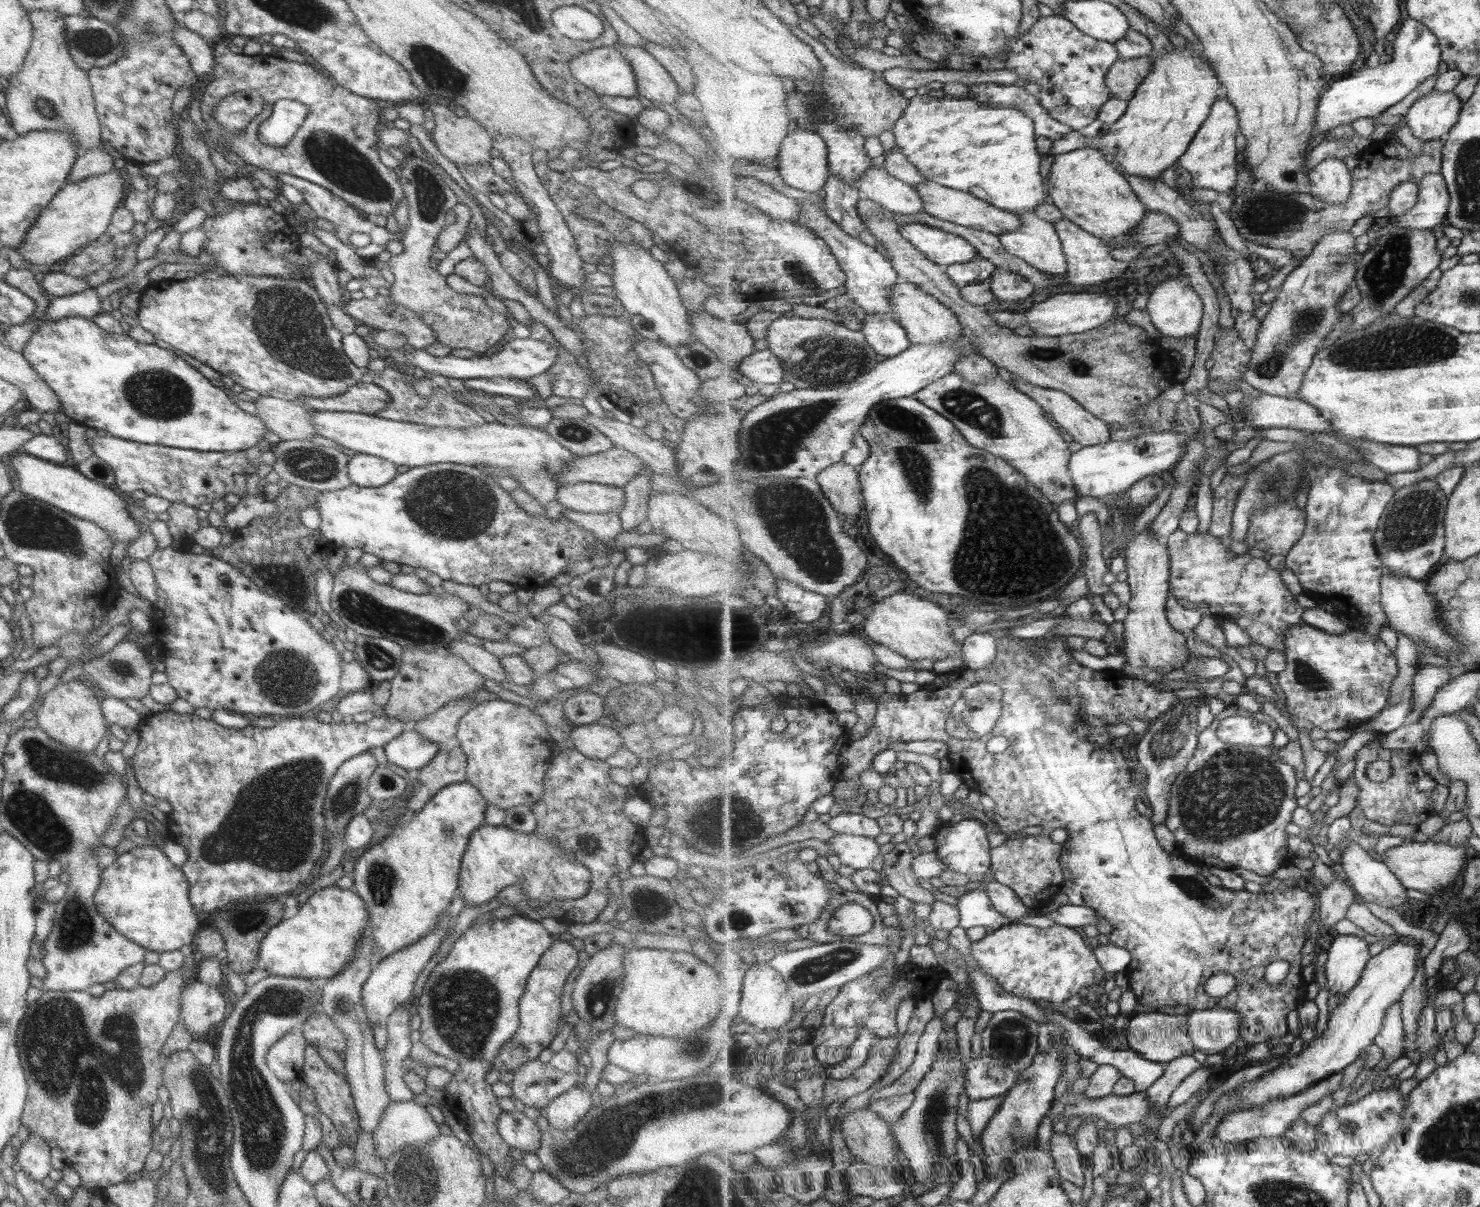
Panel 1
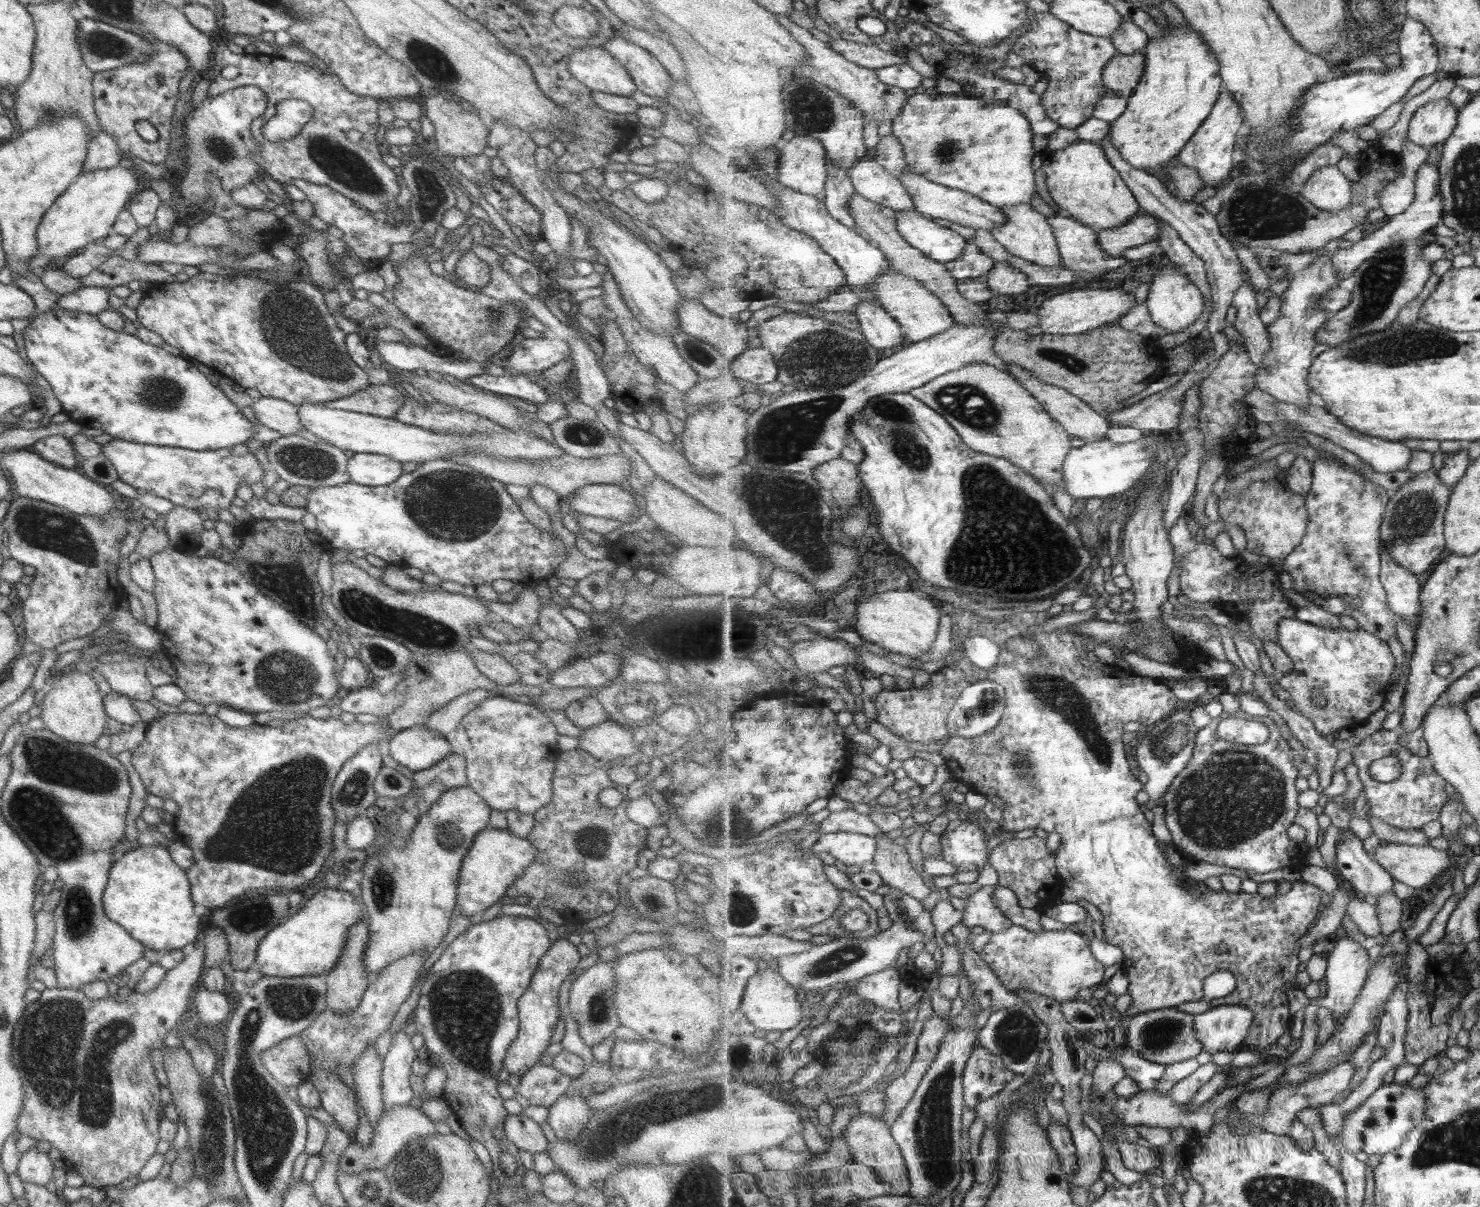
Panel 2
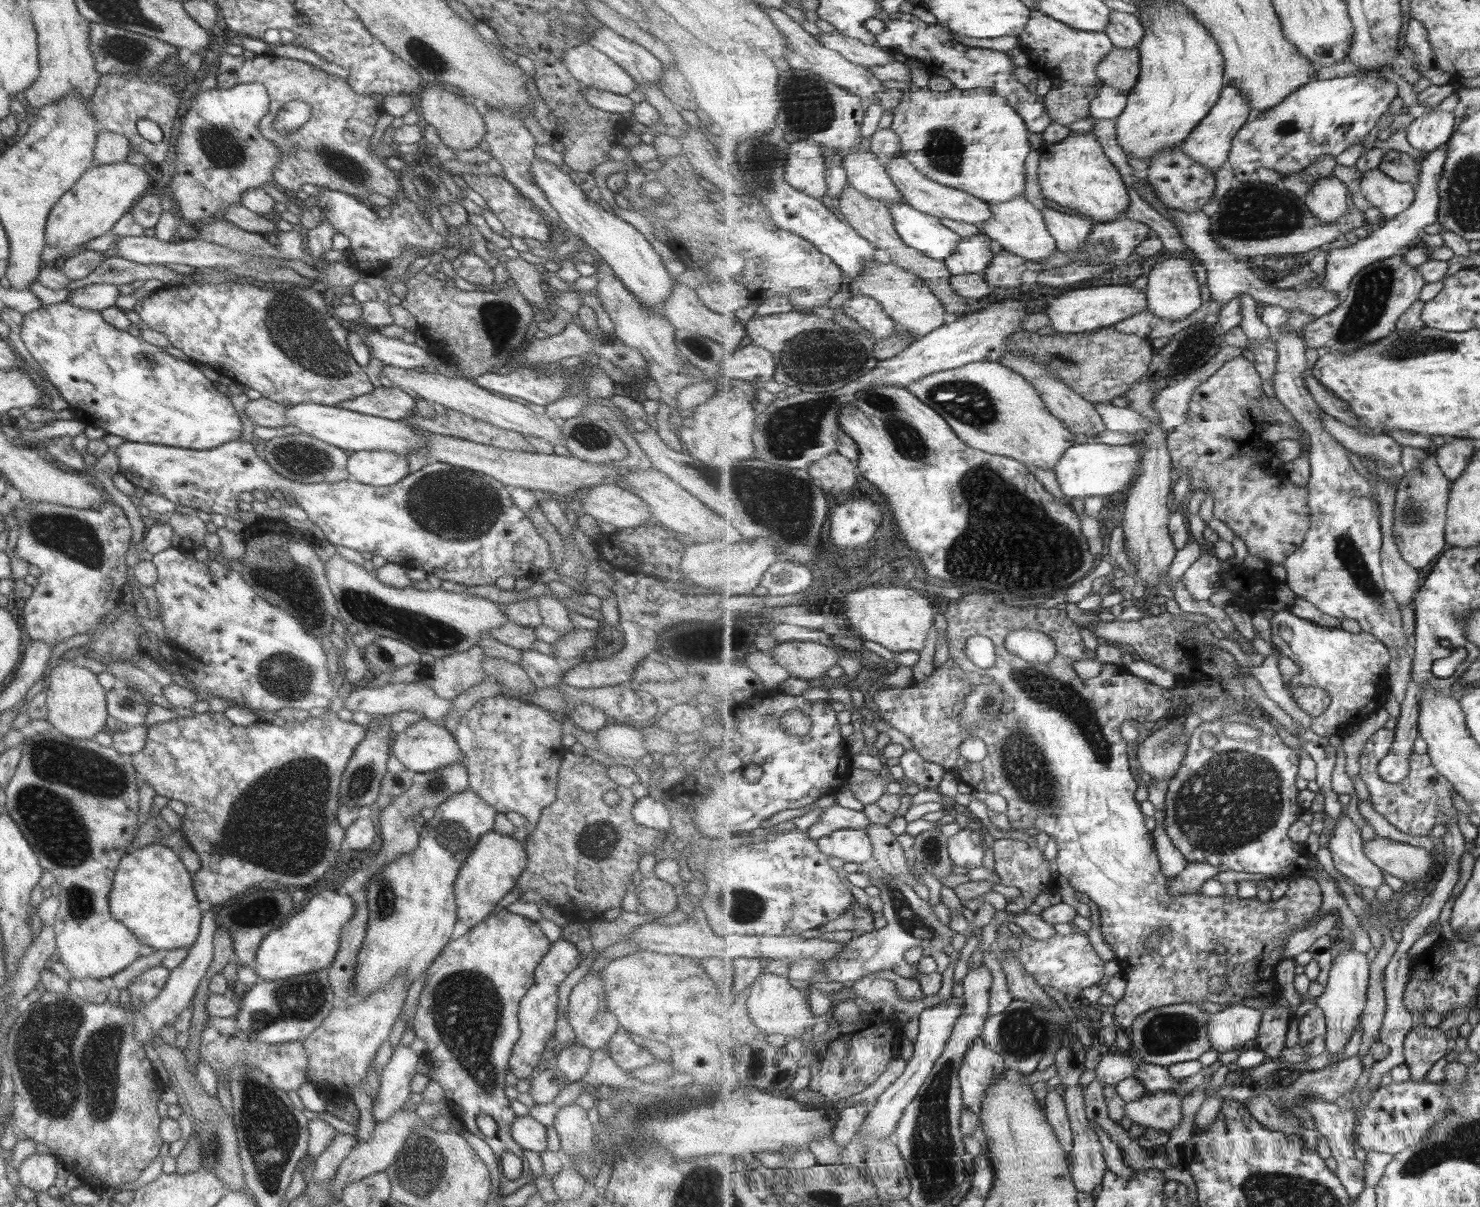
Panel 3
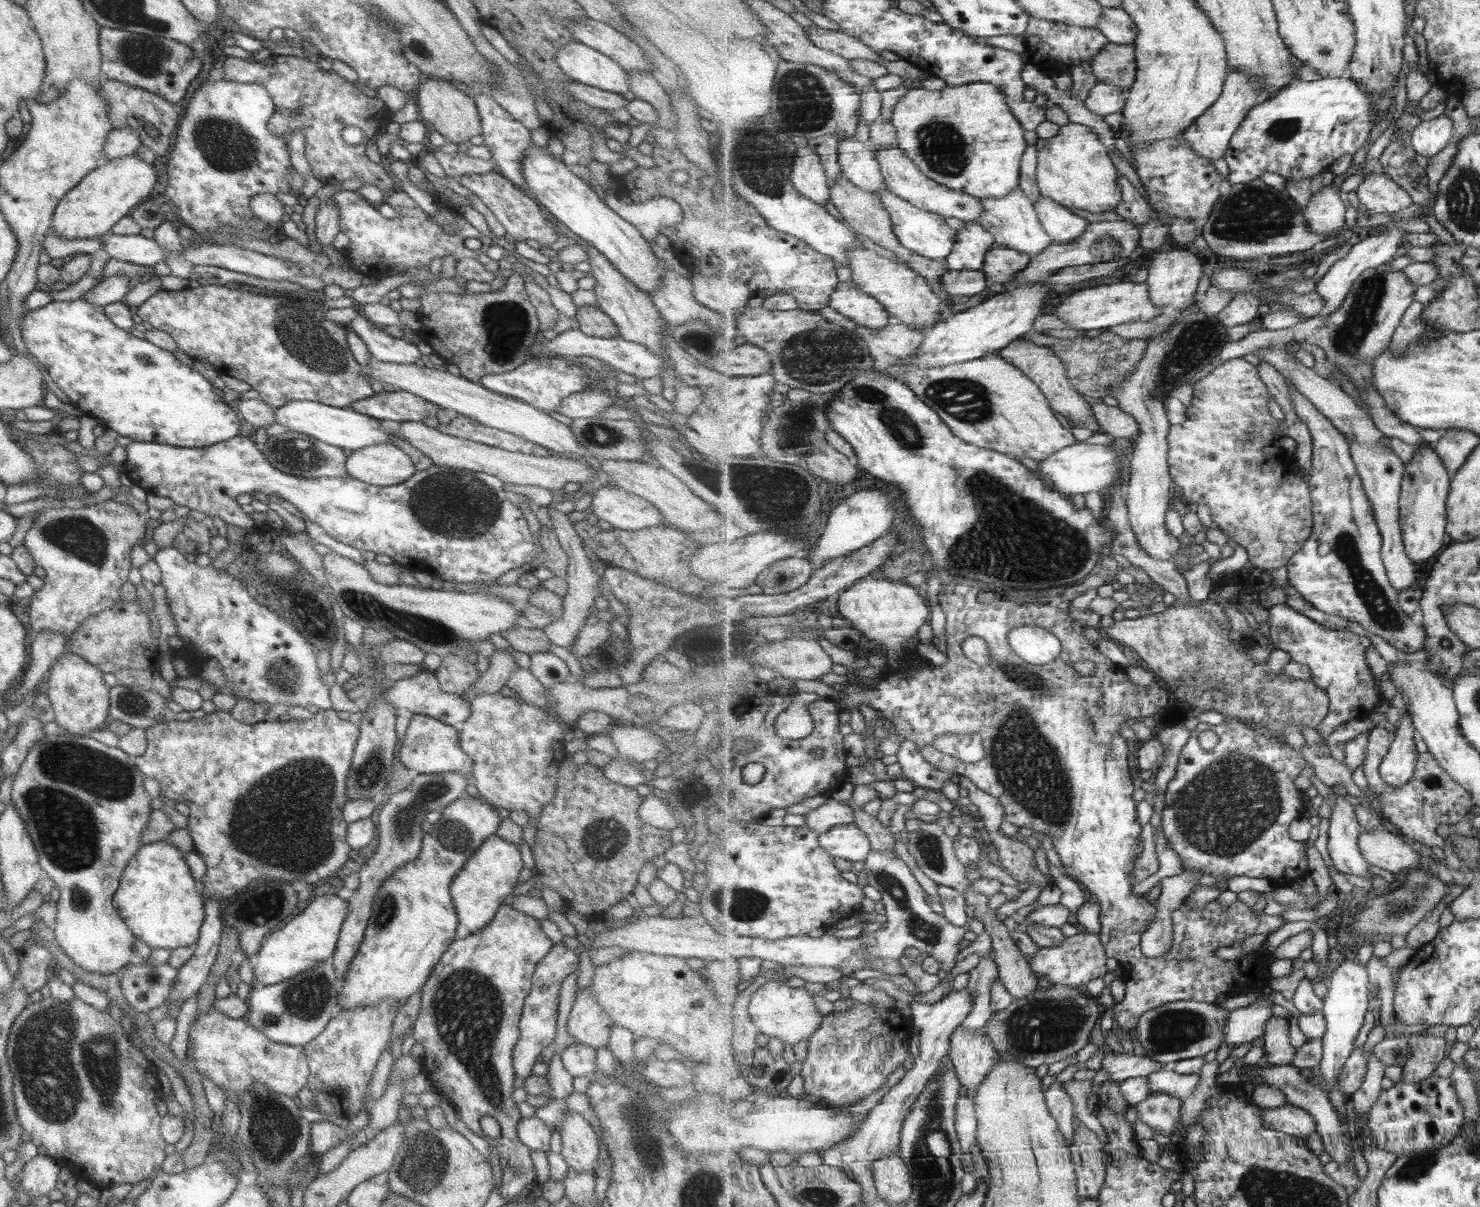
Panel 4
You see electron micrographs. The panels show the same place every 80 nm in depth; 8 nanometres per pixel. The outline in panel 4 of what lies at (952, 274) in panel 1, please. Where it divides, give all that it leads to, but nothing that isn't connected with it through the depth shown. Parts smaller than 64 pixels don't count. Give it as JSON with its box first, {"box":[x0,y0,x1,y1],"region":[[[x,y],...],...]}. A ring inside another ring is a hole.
{"box":[945,220,995,270],"region":[[[978,220],[965,222],[958,230],[958,243],[945,259],[948,270],[983,270],[987,252],[995,248],[995,237]]]}

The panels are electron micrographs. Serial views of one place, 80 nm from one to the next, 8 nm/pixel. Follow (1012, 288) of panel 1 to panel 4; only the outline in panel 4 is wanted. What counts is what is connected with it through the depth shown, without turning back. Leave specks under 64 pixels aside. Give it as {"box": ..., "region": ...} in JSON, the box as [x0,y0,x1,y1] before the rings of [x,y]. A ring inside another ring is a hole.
{"box":[982,243,1032,285],"region":[[[996,243],[995,248],[987,252],[982,272],[991,279],[991,282],[1003,285],[1016,281],[1017,276],[1029,267],[1032,258],[1029,254]]]}

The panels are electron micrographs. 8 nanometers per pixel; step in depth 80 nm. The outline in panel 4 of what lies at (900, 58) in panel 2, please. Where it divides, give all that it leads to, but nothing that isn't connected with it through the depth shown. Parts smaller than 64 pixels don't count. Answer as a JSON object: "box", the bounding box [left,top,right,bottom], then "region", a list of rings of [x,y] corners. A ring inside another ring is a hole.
{"box":[806,25,881,62],"region":[[[817,25],[806,28],[806,30],[809,40],[813,41],[819,48],[830,50],[843,56],[843,58],[847,58],[847,60],[859,59],[875,62],[881,58],[879,52],[875,52],[868,44],[845,34],[845,32],[820,28]]]}

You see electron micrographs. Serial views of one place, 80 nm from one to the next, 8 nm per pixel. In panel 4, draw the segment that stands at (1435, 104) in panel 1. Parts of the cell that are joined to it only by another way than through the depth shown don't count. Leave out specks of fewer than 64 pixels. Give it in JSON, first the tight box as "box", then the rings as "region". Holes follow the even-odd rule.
{"box":[1410,114,1454,159],"region":[[[1445,114],[1419,123],[1410,133],[1418,154],[1428,159],[1443,152],[1454,138],[1454,120]]]}

